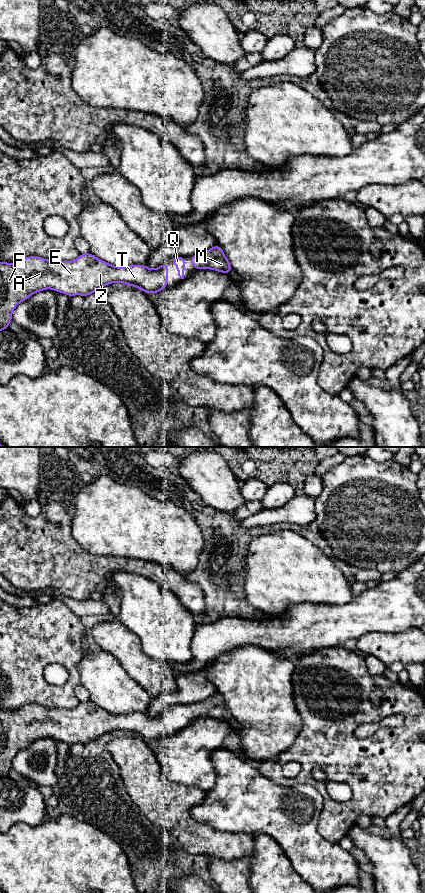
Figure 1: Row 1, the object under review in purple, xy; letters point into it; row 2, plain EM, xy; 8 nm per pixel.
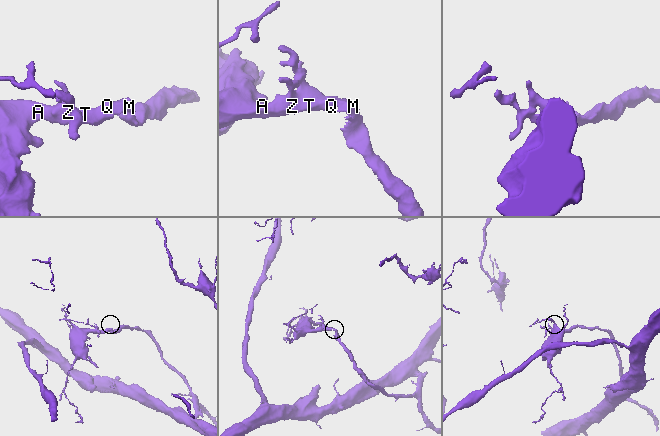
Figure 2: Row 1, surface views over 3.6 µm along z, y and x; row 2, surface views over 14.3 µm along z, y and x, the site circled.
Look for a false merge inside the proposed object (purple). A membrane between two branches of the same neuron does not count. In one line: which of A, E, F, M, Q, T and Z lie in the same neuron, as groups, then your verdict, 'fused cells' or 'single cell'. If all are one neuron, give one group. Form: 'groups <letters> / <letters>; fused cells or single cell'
groups A E F M Q T Z; single cell

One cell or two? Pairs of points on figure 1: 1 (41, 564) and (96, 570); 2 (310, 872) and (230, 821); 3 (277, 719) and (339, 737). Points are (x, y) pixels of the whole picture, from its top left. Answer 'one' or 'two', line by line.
1: one
2: one
3: two

